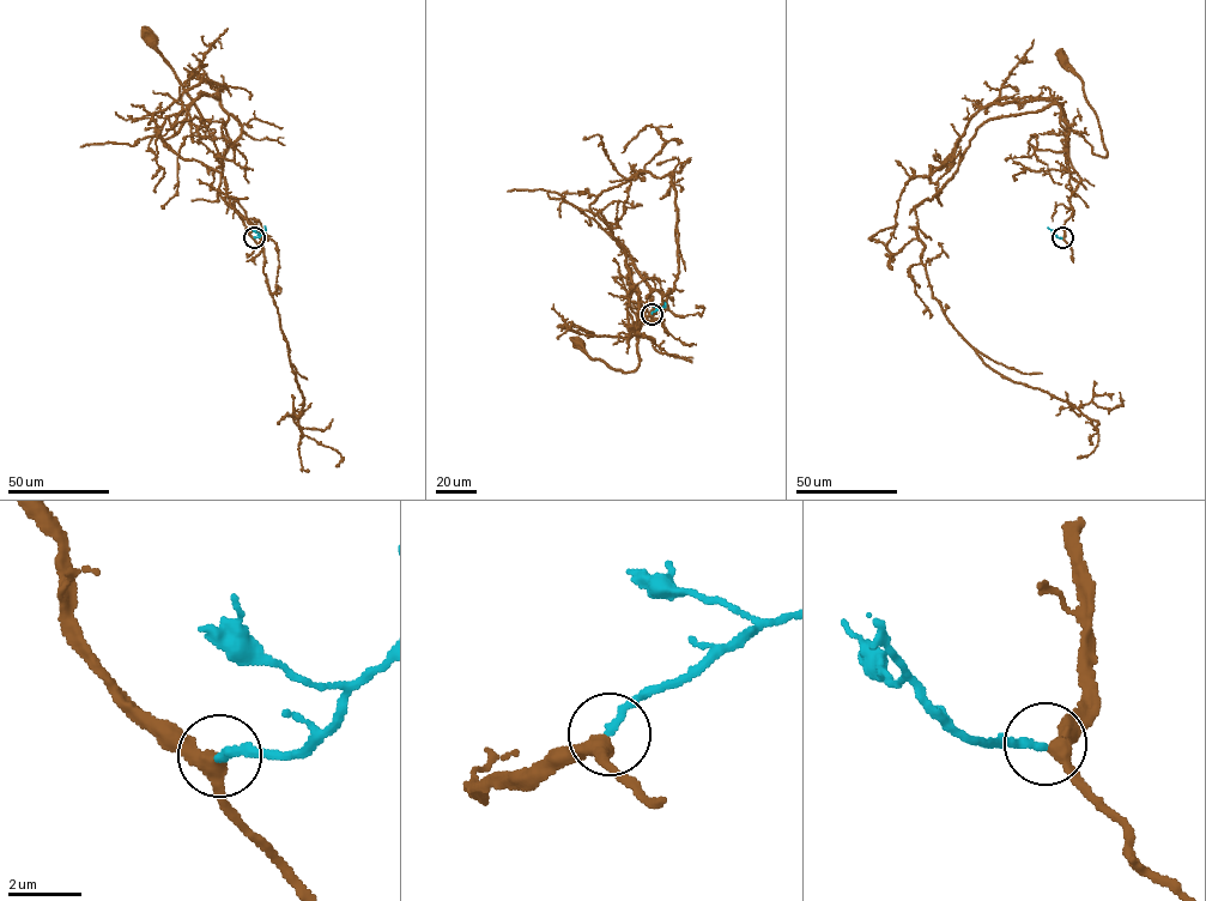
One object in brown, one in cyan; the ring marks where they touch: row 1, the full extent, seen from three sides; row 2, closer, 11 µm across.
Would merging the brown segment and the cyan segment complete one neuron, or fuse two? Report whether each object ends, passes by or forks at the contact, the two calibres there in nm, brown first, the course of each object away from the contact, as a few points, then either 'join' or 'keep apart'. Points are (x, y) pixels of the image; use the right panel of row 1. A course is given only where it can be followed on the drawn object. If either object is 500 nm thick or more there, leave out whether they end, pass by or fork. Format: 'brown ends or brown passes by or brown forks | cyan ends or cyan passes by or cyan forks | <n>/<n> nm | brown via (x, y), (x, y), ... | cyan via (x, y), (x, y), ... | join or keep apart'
brown passes by | cyan ends | 360/220 nm | brown via (1062, 237), (1080, 177), (1070, 158), (1068, 126), (1060, 121), (1094, 153), (1108, 152), (1083, 82), (1062, 61) | cyan via (1062, 237), (1047, 227) | join

